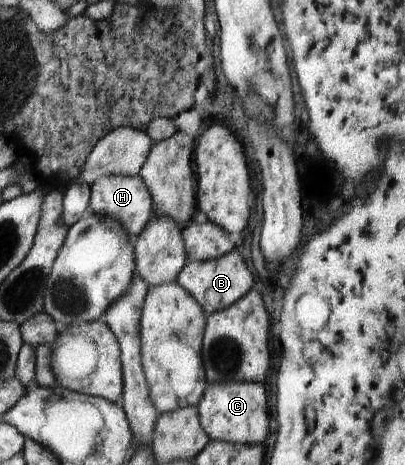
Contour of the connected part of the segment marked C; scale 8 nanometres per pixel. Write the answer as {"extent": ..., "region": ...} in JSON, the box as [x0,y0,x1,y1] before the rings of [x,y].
{"extent":[196,383,269,444],"region":[[[263,383],[209,384],[196,407],[200,423],[210,440],[233,442],[233,444],[262,444],[267,438],[269,418],[267,418],[267,398]]]}

